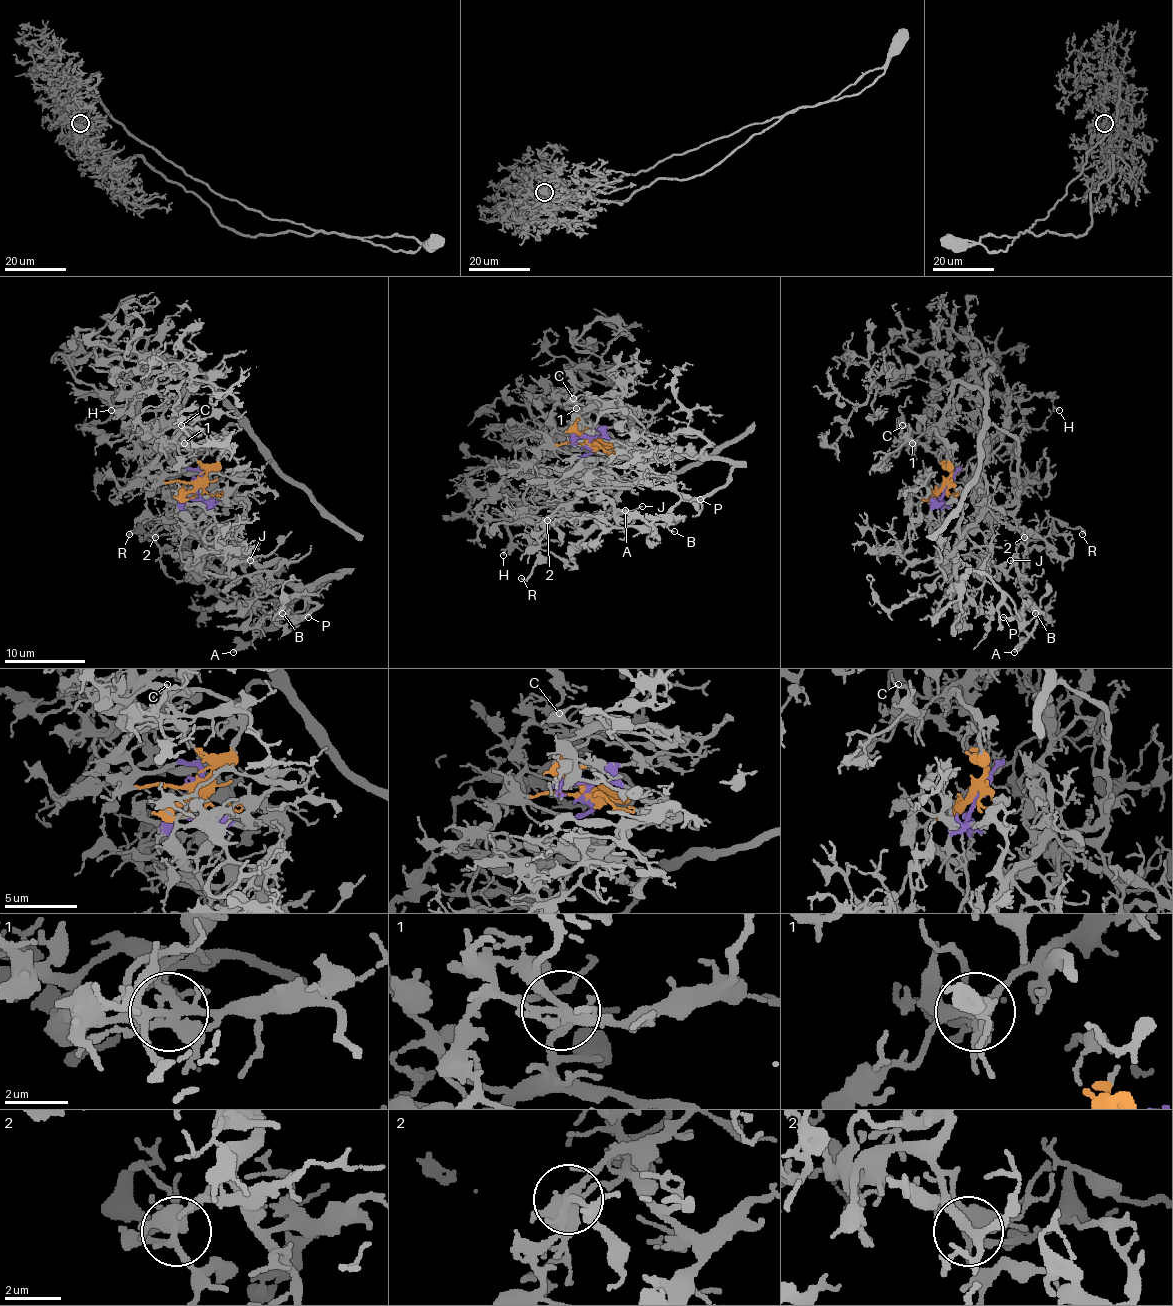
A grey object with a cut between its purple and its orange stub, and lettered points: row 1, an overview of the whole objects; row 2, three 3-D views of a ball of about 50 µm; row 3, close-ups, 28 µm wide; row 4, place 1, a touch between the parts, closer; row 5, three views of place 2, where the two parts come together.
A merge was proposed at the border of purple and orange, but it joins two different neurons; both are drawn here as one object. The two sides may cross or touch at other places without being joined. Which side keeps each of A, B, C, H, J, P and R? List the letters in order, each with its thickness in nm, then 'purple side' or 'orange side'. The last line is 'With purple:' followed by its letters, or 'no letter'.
A: 260 nm | purple side
B: 120 nm | purple side
C: 180 nm | orange side
H: 200 nm | orange side
J: 100 nm | purple side
P: 200 nm | purple side
R: 190 nm | purple side
With purple: A, B, J, P, R

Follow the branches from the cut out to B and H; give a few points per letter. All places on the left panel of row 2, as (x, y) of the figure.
B: (196, 485), (206, 501), (244, 503), (234, 538), (265, 580), (315, 586), (339, 572), (277, 622), (283, 612)
H: (196, 485), (222, 443), (172, 423), (198, 384), (214, 388), (196, 370), (178, 362), (125, 370), (111, 411)

